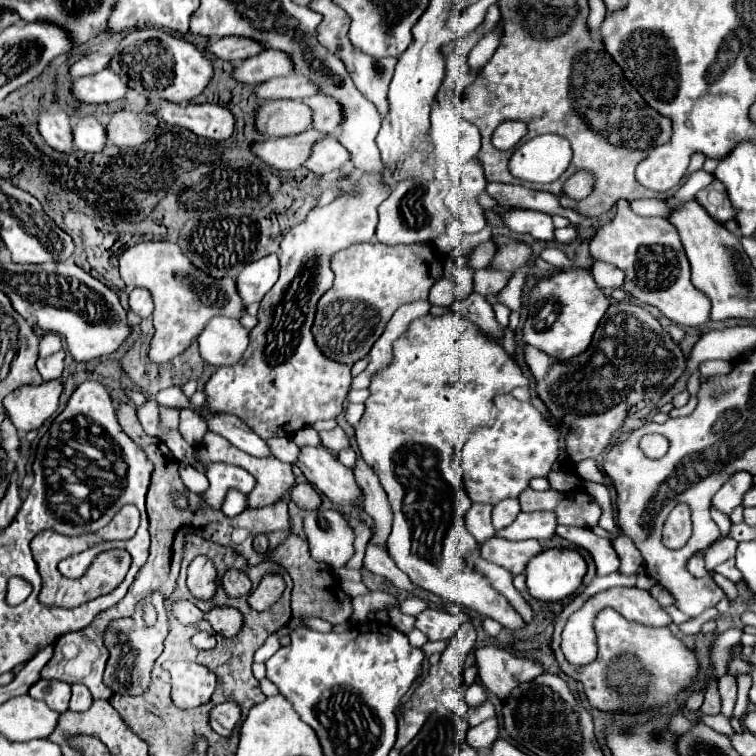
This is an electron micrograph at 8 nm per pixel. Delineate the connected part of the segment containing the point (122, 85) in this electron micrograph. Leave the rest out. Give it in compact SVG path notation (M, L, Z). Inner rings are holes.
M105 69L101 73L79 77L73 81L73 95L83 103L113 103L121 101L125 93L129 91L127 83L121 79L121 75L113 73L111 69Z

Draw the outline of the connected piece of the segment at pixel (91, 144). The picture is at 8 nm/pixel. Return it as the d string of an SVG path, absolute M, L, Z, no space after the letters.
M93 115L81 117L75 123L73 129L73 141L77 149L87 151L87 153L101 153L107 145L107 135L105 135L105 125L99 123Z

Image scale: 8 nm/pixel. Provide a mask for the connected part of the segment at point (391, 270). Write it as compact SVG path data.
M359 243L333 255L335 283L321 297L313 323L313 335L319 349L333 361L353 365L365 357L379 335L385 331L391 315L405 303L427 299L429 289L444 272L443 260L427 243L383 245Z

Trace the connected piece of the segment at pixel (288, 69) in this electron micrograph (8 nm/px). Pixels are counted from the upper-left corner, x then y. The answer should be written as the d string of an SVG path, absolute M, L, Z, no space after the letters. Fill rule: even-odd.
M265 49L257 57L241 61L235 65L235 77L243 83L263 83L273 77L283 77L295 73L295 65L291 57L277 49Z

